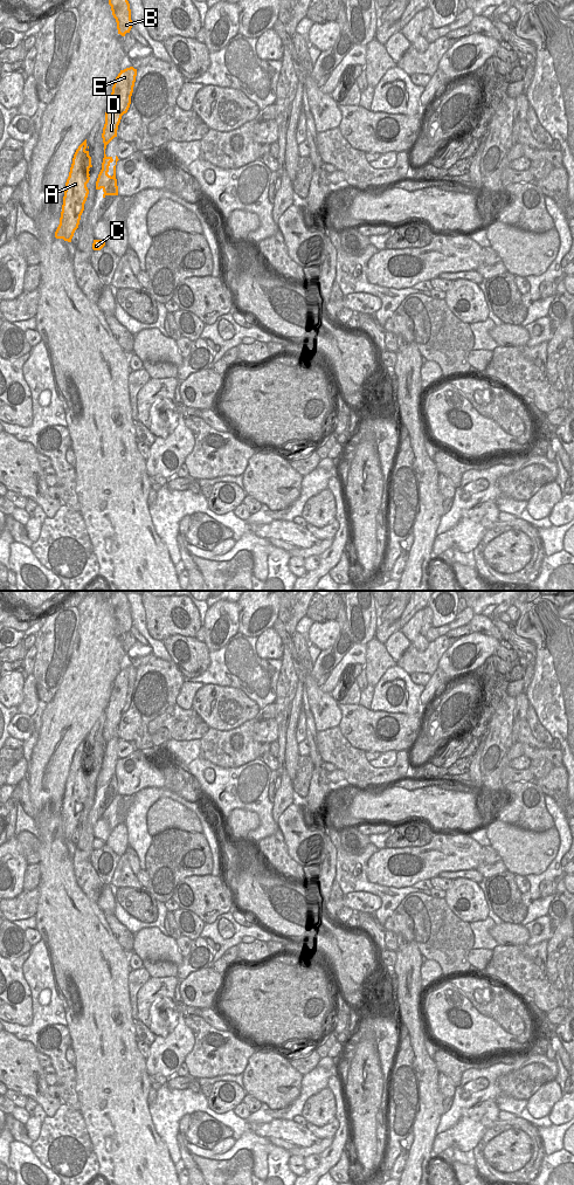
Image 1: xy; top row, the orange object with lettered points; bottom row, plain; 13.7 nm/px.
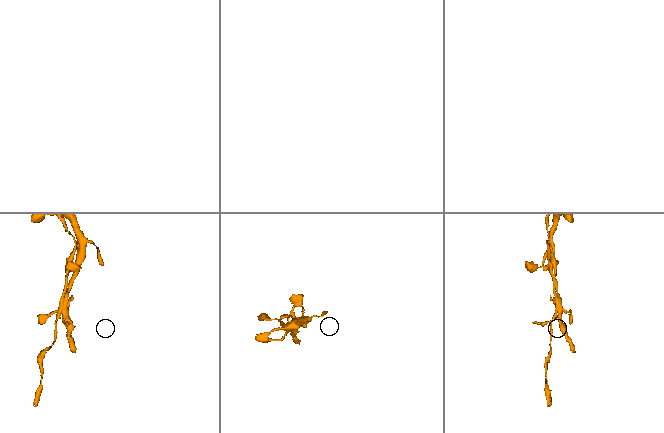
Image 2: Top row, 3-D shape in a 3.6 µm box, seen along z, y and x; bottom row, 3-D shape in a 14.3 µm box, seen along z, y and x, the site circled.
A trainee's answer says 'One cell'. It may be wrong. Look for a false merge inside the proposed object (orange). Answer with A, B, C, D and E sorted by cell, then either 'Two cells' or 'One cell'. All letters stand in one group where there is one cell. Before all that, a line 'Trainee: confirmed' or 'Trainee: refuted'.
Trainee: refuted
Groups: A B / C D E. Two cells

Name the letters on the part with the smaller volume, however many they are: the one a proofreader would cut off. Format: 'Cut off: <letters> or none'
Cut off: A, B

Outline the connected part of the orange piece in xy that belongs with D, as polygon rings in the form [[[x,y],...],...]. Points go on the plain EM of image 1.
[[[133,666],[120,669],[115,678],[110,701],[105,711],[105,723],[103,726],[104,757],[102,769],[96,780],[96,788],[103,788],[103,797],[106,794],[118,794],[118,785],[116,778],[116,764],[113,765],[113,774],[109,774],[109,765],[113,760],[112,756],[105,753],[106,744],[117,736],[118,724],[122,715],[127,711],[131,703],[131,695],[136,681],[137,668]]]

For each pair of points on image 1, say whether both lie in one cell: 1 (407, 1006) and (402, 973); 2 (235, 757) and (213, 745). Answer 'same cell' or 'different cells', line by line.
1: same cell
2: same cell

